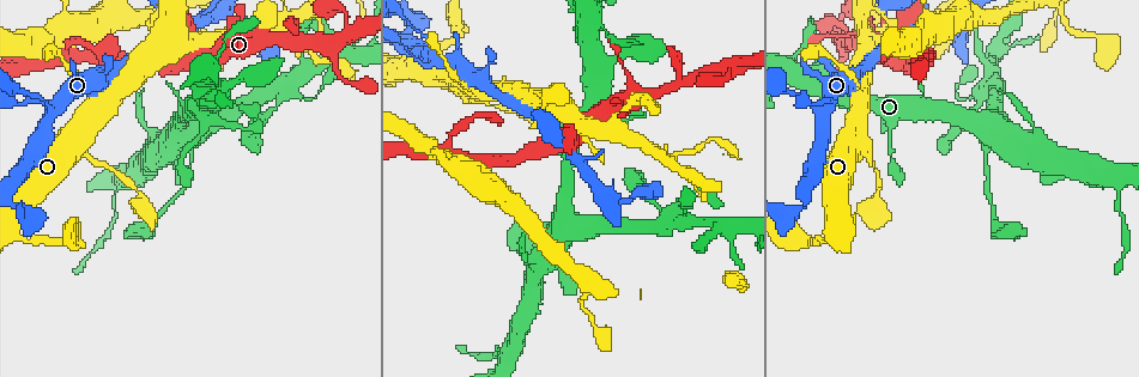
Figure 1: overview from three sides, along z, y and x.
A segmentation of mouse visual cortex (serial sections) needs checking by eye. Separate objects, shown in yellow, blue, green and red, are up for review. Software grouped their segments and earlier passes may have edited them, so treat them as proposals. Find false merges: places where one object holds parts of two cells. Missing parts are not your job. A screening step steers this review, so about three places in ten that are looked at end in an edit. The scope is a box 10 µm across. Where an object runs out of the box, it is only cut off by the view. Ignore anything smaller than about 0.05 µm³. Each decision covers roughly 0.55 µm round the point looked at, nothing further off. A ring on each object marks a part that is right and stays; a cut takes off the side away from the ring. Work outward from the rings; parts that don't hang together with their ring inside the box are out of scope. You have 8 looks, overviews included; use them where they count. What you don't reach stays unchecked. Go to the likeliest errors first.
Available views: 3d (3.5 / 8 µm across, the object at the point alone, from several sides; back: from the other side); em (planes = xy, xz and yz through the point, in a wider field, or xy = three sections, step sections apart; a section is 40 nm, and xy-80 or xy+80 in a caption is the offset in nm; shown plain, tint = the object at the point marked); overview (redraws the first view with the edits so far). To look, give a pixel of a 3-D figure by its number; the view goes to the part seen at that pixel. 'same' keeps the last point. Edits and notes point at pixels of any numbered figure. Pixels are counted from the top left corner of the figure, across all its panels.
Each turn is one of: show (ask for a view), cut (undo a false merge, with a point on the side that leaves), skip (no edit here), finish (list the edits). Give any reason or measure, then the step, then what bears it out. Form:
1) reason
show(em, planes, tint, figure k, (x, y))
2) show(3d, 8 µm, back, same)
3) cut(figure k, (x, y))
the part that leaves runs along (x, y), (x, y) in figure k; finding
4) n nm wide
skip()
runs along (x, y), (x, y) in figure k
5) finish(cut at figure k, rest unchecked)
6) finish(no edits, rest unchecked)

small branch off a trunk
show(3d, 8 µm, figure 1, (825, 111))

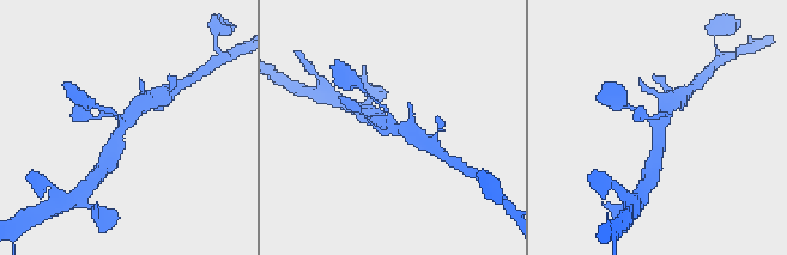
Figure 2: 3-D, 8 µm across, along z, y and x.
4 arms; arms of 150, 150, 400, 500 nm
show(em, planes, tint, same)

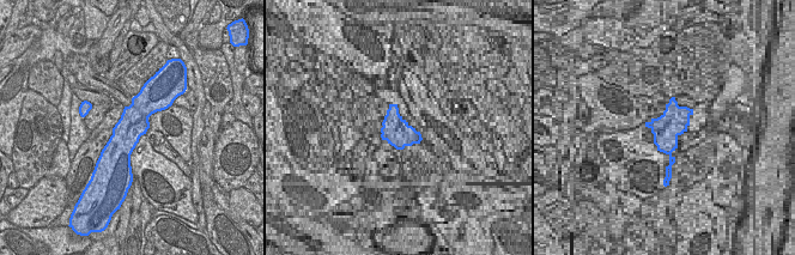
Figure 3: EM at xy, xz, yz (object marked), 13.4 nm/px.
skip()
runs along (143, 93), (125, 137), (127, 168) in figure 3; all the same cell

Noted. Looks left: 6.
sudden change in width
show(3d, 3.5 µm, figure 1, (25, 207))

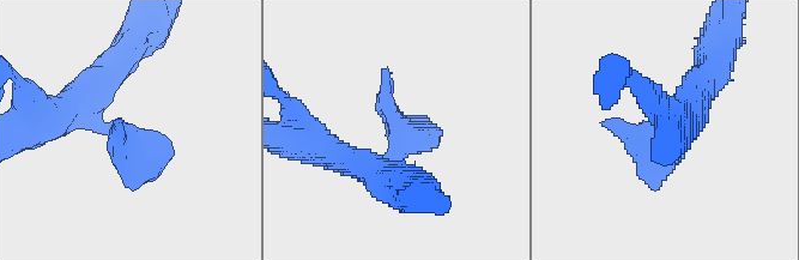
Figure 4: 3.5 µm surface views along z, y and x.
show(em, xy, step 1, tint, figure 4, (398, 141))

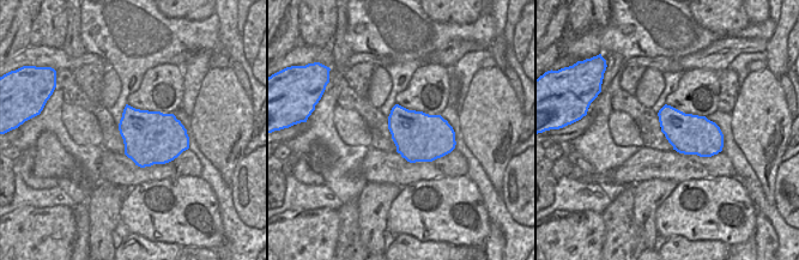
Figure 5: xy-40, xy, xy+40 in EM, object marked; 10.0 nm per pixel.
skip()
runs along (698, 89), (698, 122), (661, 149), (618, 119) in figure 4; one cell here

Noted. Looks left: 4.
calibre changes
show(3d, 3.5 µm, figure 1, (985, 160))

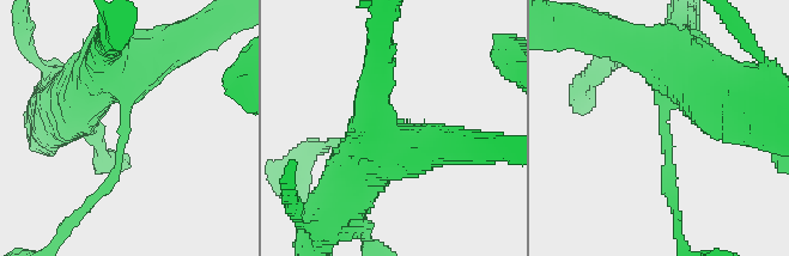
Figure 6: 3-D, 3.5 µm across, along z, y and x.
now the EM
show(em, xy, step 1, tint, figure 6, (661, 126))

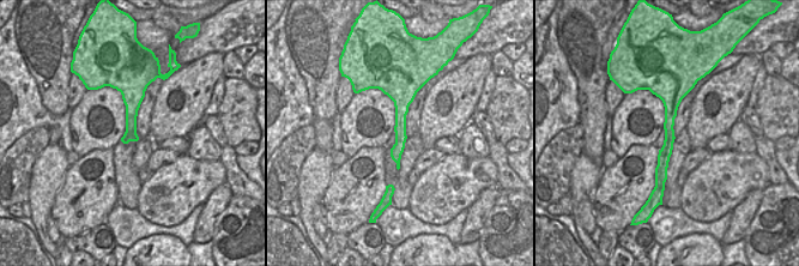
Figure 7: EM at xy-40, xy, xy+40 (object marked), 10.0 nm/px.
arms of 150, 500 nm
skip()
runs along (659, 56), (674, 196) in figure 6; one cell here

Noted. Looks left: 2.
finish(no edits, rest unchecked)

